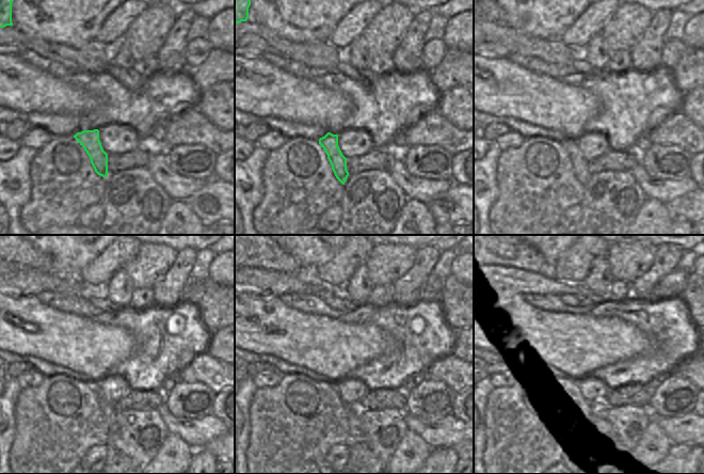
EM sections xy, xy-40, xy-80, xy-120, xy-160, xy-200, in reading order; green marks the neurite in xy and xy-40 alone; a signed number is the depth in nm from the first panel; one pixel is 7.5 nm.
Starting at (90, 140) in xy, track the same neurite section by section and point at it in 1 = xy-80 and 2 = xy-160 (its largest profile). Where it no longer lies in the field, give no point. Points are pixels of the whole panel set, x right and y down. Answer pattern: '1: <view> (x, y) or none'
1: xy-80 (579, 163)
2: xy-160 (354, 433)

